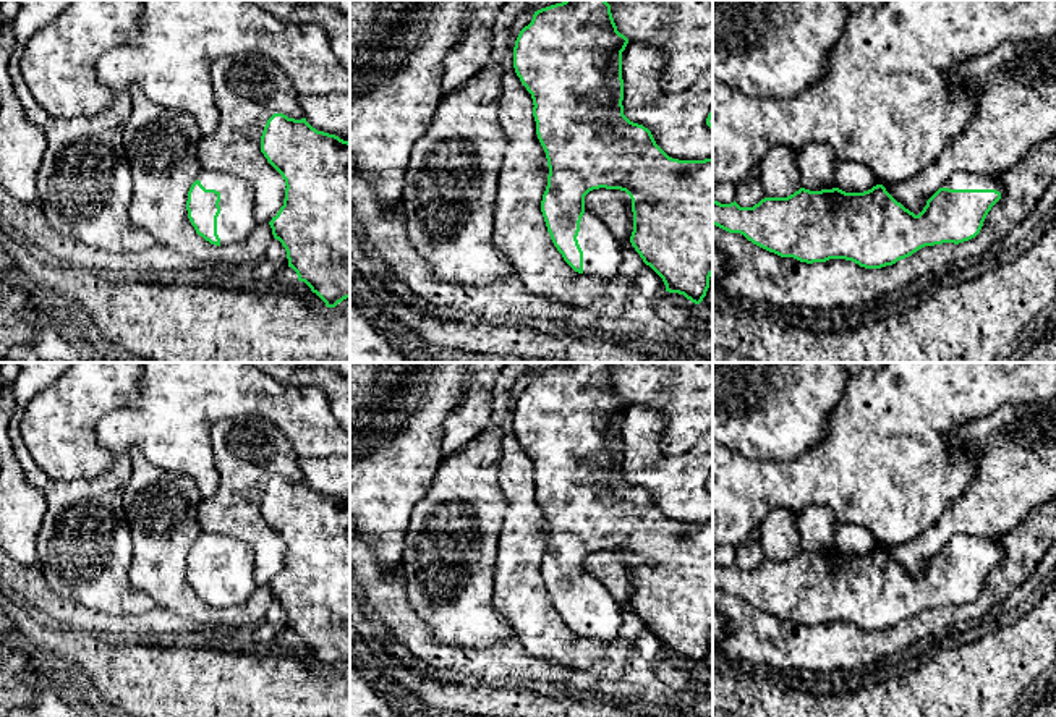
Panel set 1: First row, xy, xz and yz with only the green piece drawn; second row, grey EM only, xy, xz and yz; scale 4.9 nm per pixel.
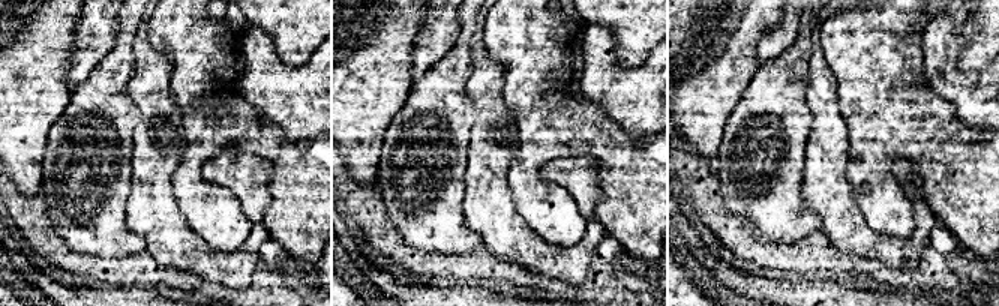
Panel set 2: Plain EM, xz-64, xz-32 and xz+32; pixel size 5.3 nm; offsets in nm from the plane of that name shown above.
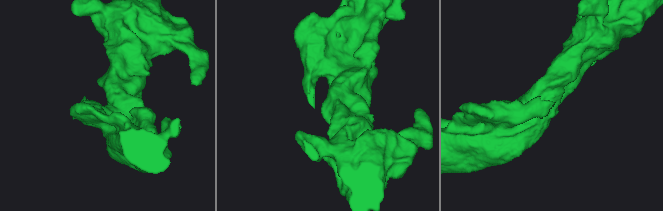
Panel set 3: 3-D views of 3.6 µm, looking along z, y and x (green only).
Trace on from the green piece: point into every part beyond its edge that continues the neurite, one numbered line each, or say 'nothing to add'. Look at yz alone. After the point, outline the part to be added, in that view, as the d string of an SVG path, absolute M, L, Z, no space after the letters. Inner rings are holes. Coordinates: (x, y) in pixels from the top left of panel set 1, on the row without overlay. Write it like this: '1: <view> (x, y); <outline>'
1: yz (962, 543); M957 534L943 547L949 552L996 552L1003 554L1001 545L994 539Z

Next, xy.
1: xy (235, 583); M201 532L198 542L206 552L220 555L220 576L217 579L220 609L236 610L243 607L256 589L251 549L240 541L207 532Z

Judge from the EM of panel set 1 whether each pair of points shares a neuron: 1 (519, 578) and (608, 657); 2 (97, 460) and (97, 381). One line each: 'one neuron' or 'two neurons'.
1: one neuron
2: one neuron

